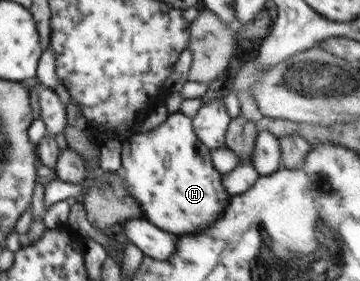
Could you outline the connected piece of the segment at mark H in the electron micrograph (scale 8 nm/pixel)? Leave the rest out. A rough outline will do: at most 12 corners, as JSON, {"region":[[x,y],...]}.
{"region":[[169,113],[122,144],[144,219],[208,229],[232,198],[192,118]]}

